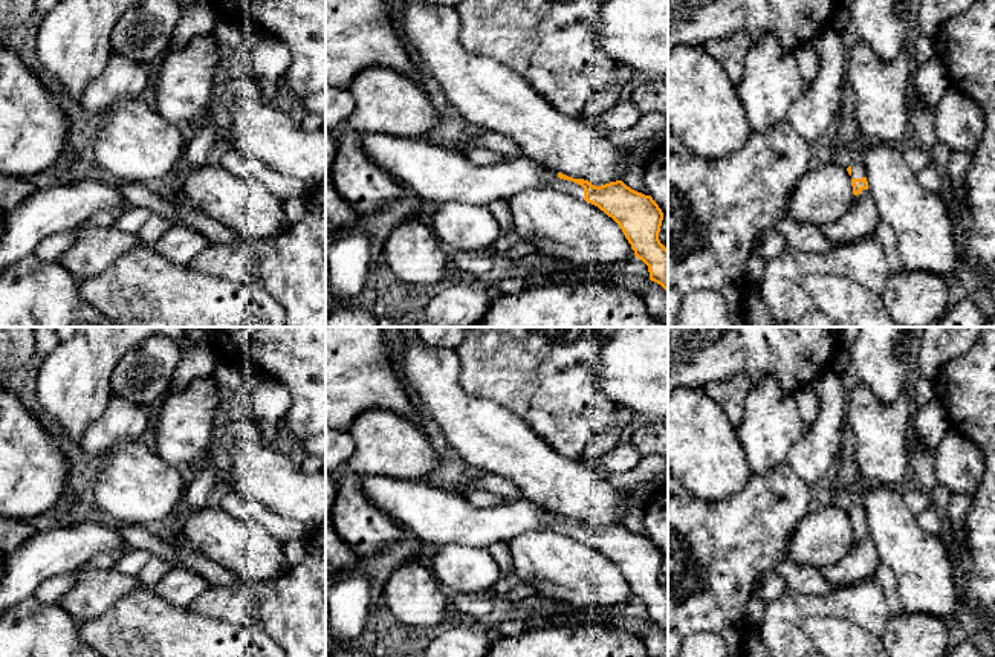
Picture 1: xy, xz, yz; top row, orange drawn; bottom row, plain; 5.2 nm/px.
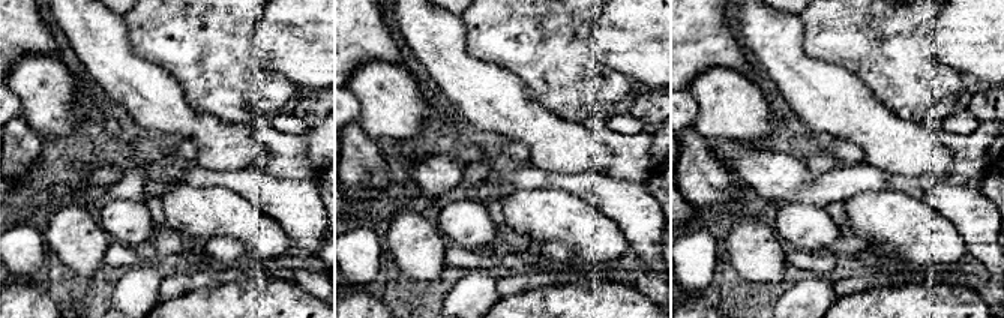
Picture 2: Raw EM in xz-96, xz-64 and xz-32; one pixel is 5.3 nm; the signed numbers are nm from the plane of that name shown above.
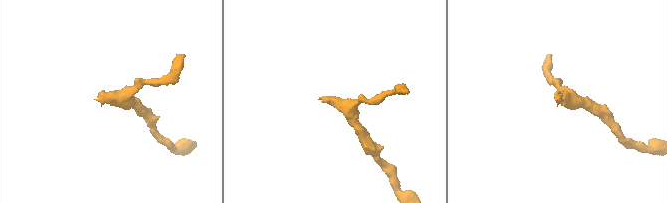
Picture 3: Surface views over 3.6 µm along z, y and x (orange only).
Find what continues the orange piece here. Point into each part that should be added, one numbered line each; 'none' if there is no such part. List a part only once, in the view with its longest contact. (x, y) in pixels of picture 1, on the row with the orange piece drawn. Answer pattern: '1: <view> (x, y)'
1: xz (434, 174)

